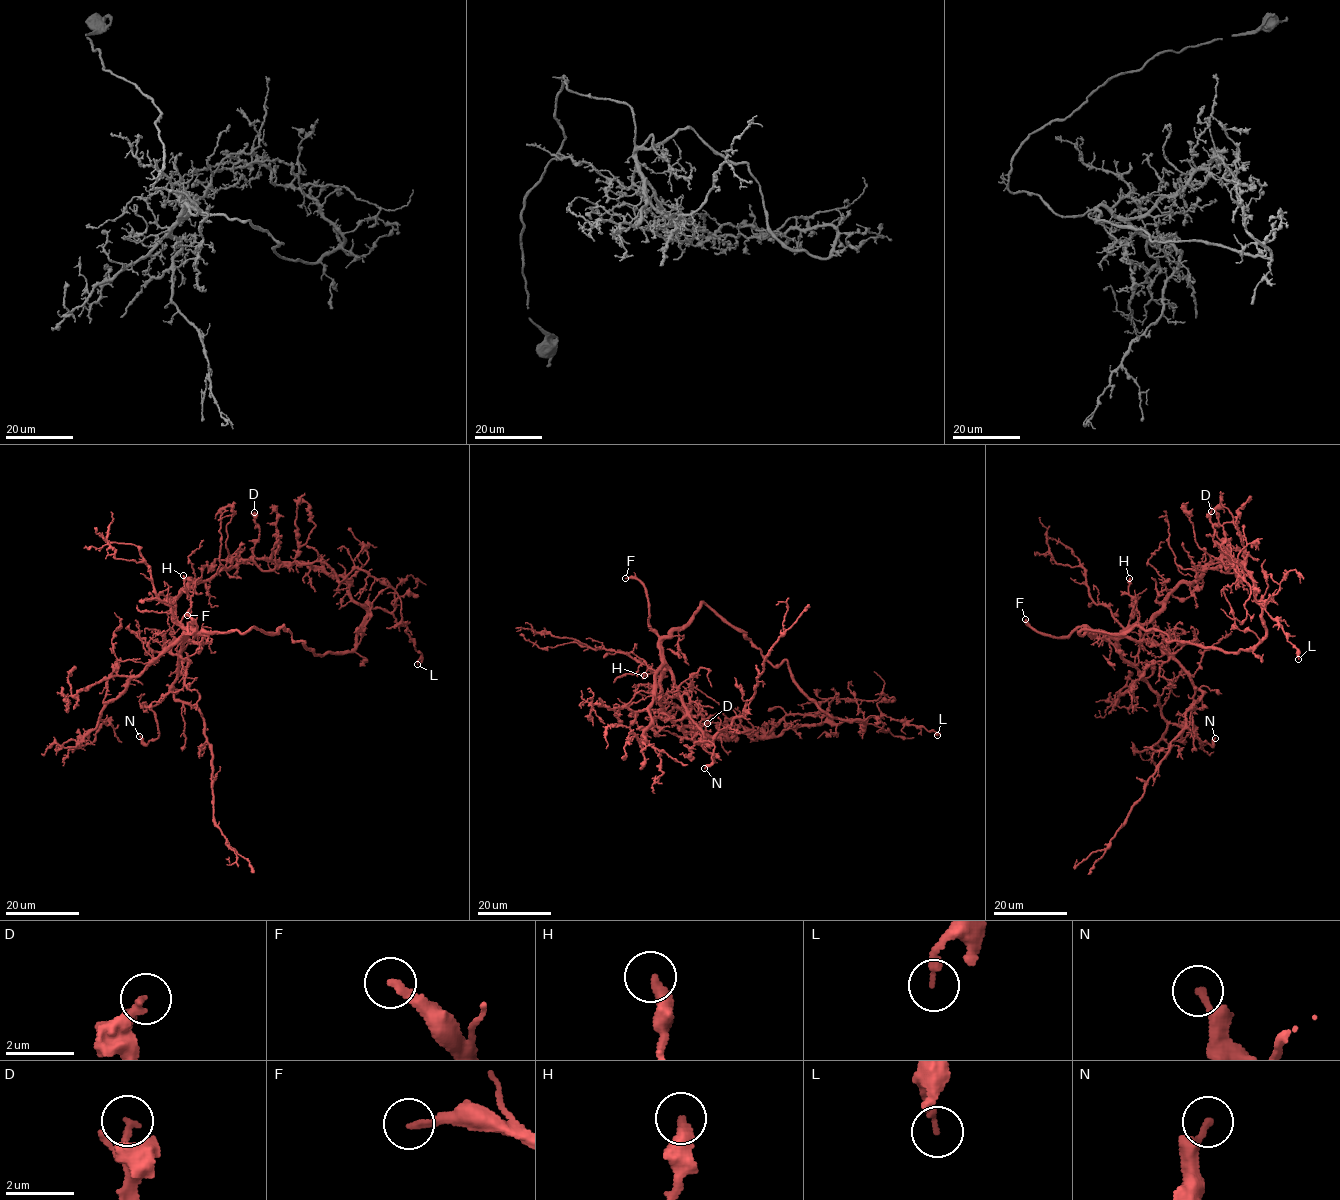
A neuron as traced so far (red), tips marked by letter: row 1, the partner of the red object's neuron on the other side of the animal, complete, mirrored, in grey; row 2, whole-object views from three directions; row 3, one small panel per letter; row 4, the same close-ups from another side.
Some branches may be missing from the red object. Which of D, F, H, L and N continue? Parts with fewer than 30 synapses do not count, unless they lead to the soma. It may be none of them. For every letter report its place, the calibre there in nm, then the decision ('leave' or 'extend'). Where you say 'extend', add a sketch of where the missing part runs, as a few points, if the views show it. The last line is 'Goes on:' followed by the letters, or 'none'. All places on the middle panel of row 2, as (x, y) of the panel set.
D: place (707, 723); calibre 200 nm; leave
F: place (625, 578); calibre 240 nm; extend; course (625, 578), (579, 569), (575, 560), (556, 643), (528, 689), (522, 740), (497, 805), (500, 845)
H: place (644, 675); calibre 360 nm; leave
L: place (937, 735); calibre 180 nm; leave
N: place (704, 768); calibre 200 nm; leave
Goes on: F

